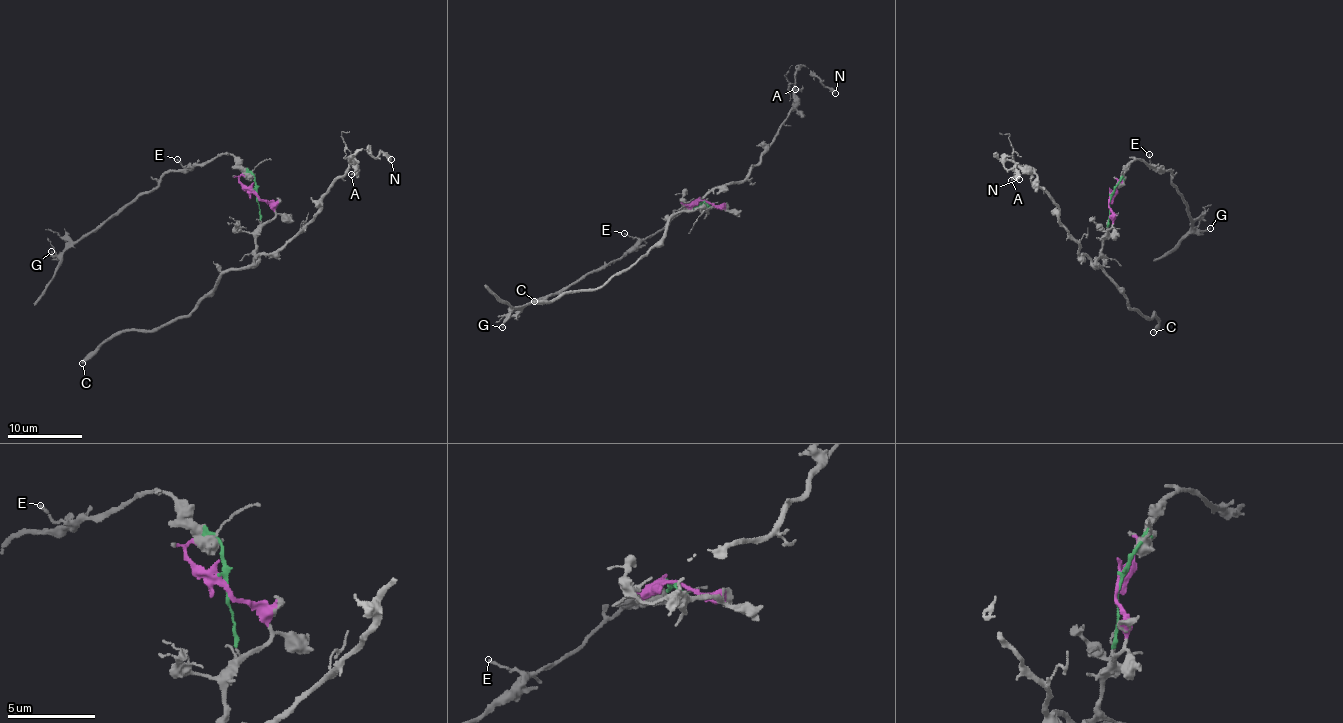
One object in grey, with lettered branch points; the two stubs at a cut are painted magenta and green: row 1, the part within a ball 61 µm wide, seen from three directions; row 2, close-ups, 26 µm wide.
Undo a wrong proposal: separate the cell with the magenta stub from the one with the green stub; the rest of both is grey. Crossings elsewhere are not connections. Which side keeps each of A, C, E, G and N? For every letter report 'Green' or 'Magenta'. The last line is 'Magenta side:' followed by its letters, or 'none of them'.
A: Magenta
C: Magenta
E: Green
G: Green
N: Magenta
Magenta side: A, C, N

